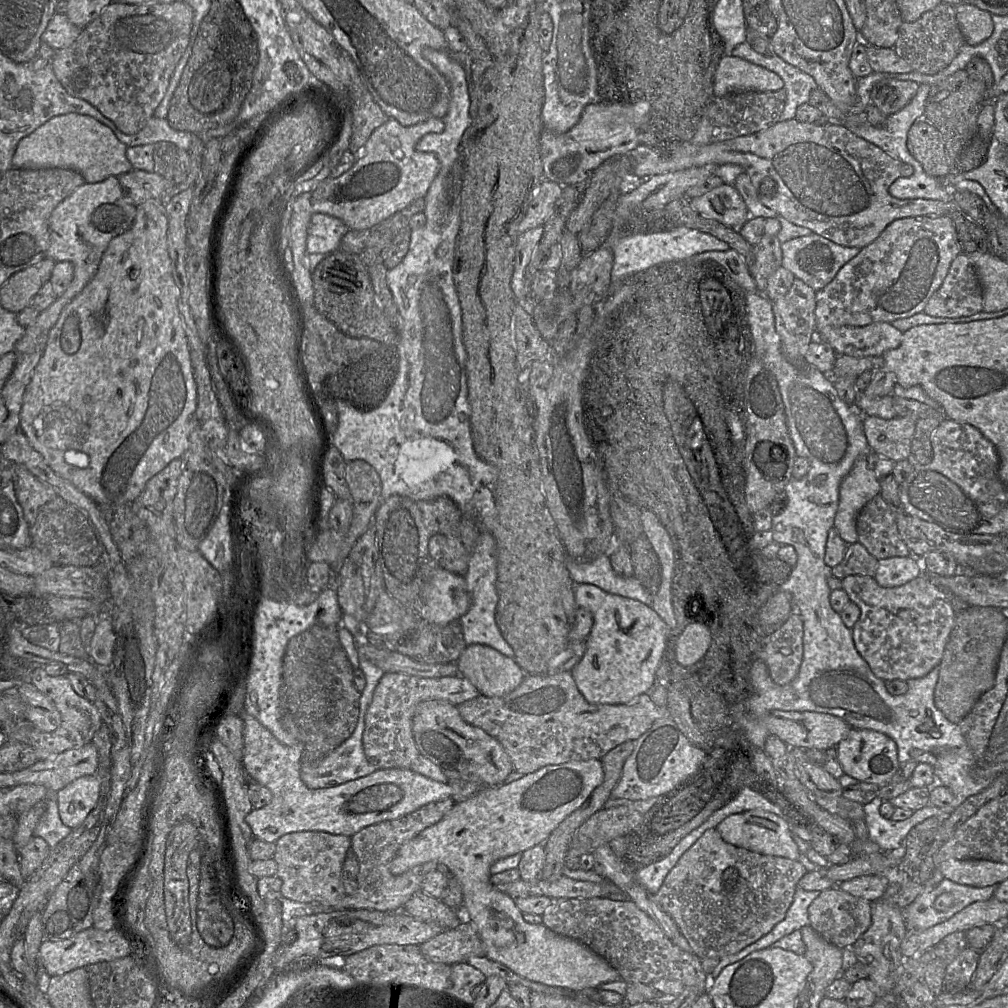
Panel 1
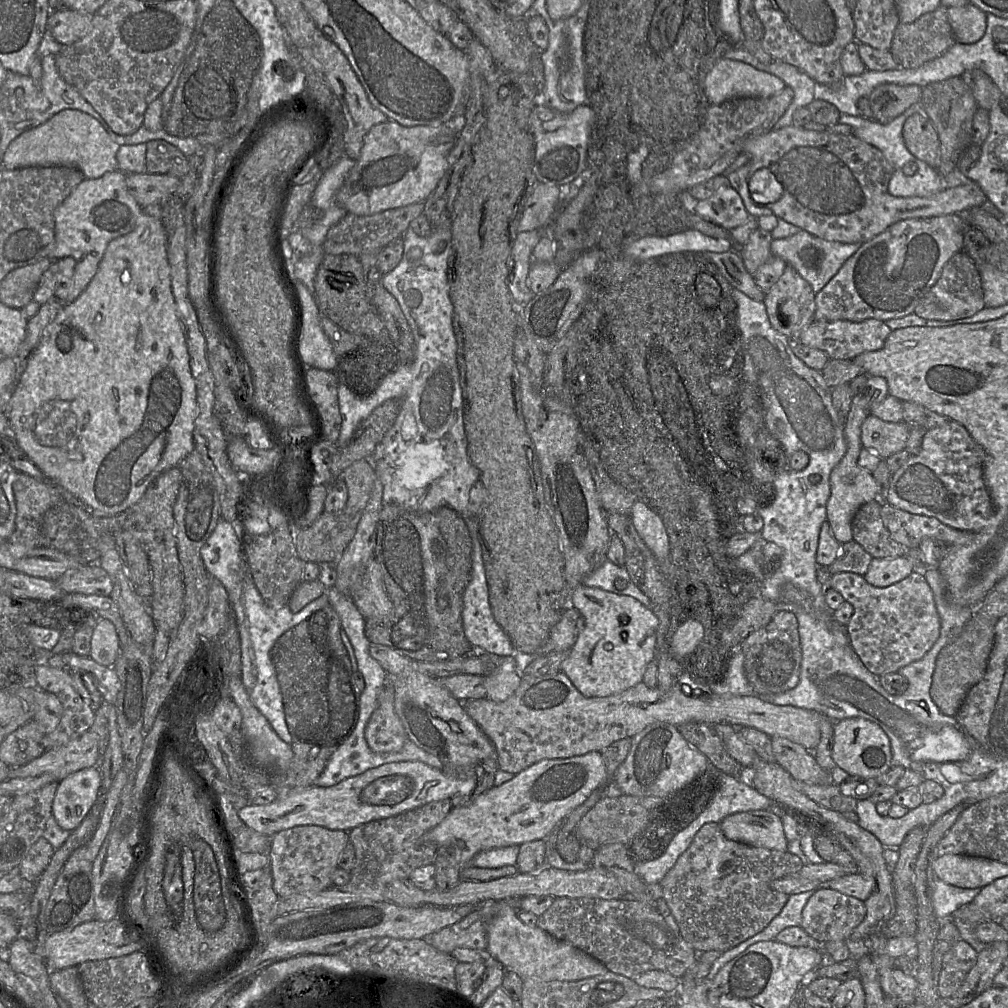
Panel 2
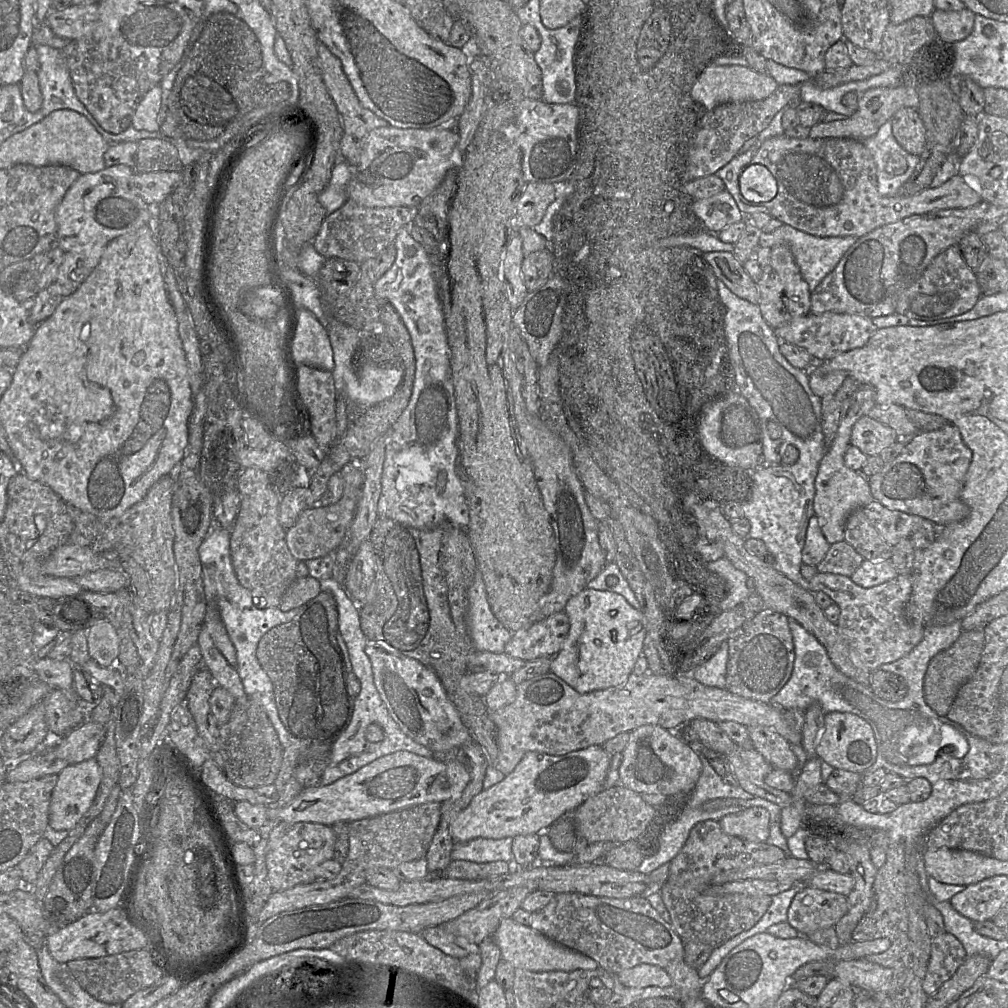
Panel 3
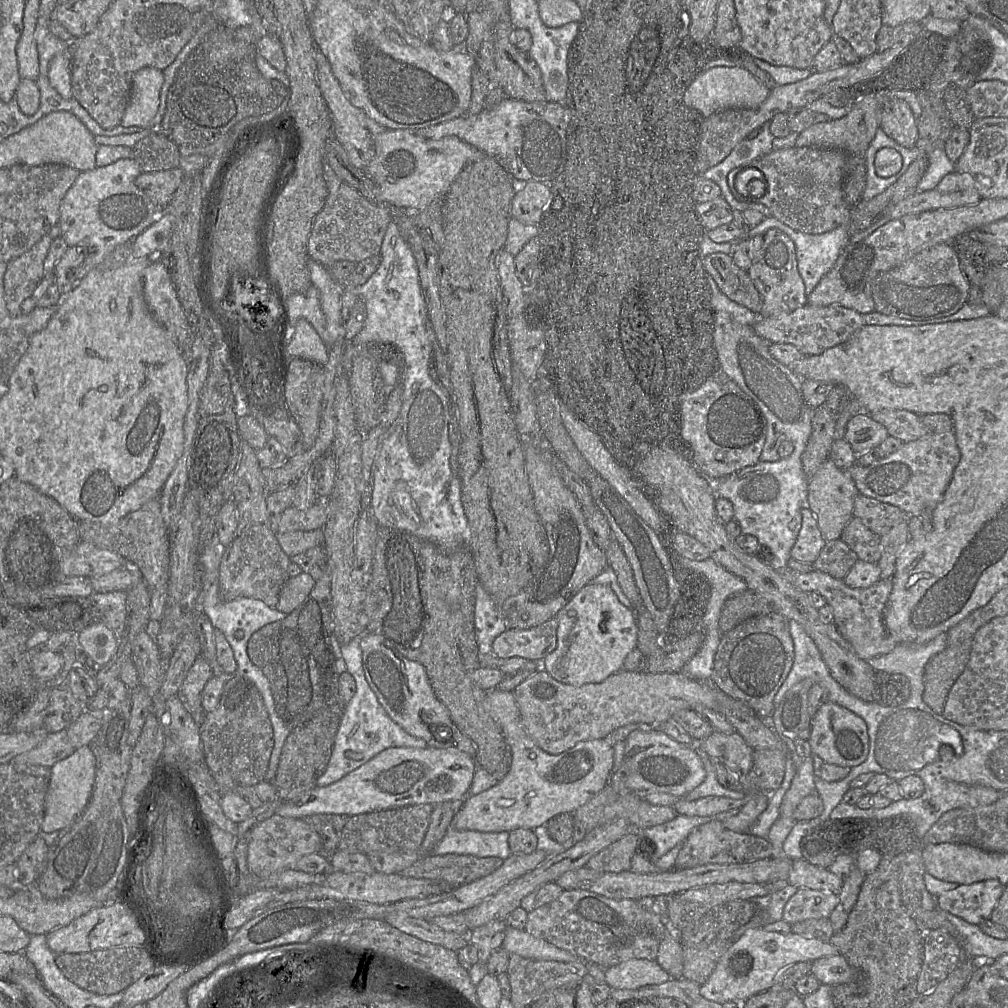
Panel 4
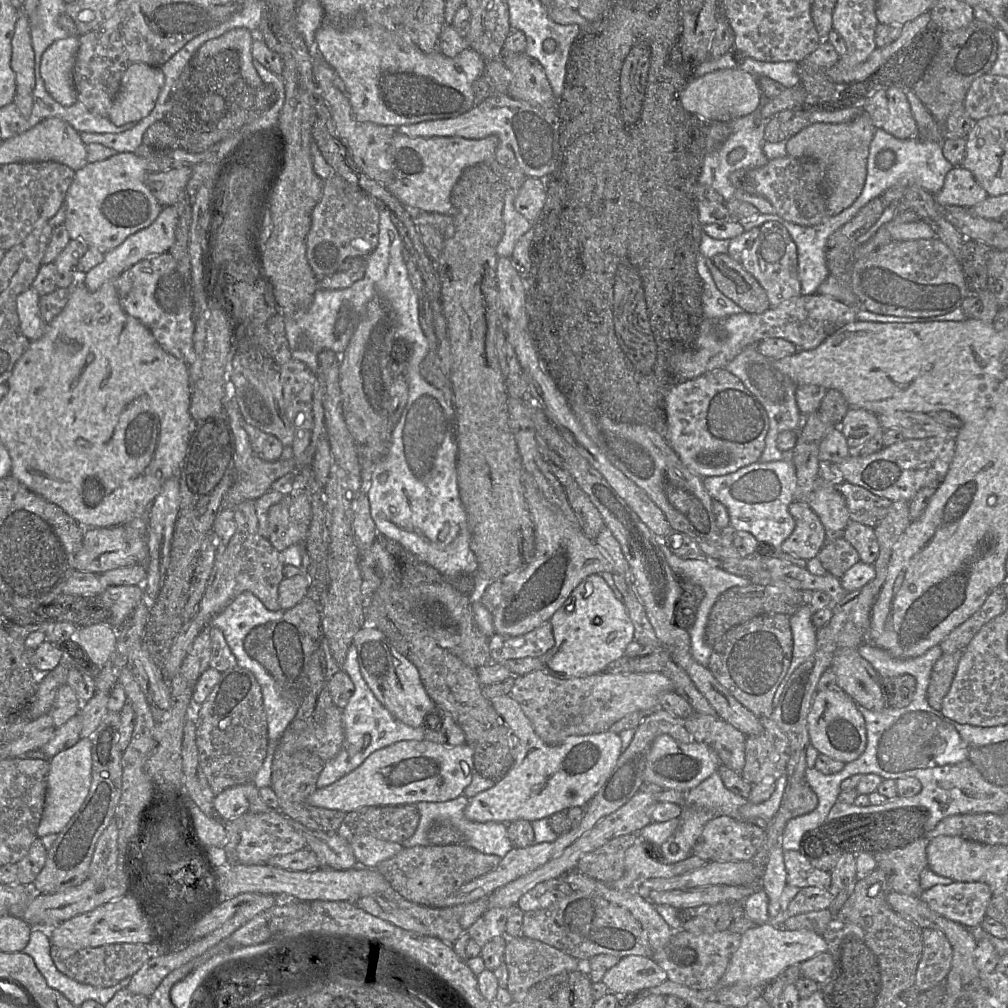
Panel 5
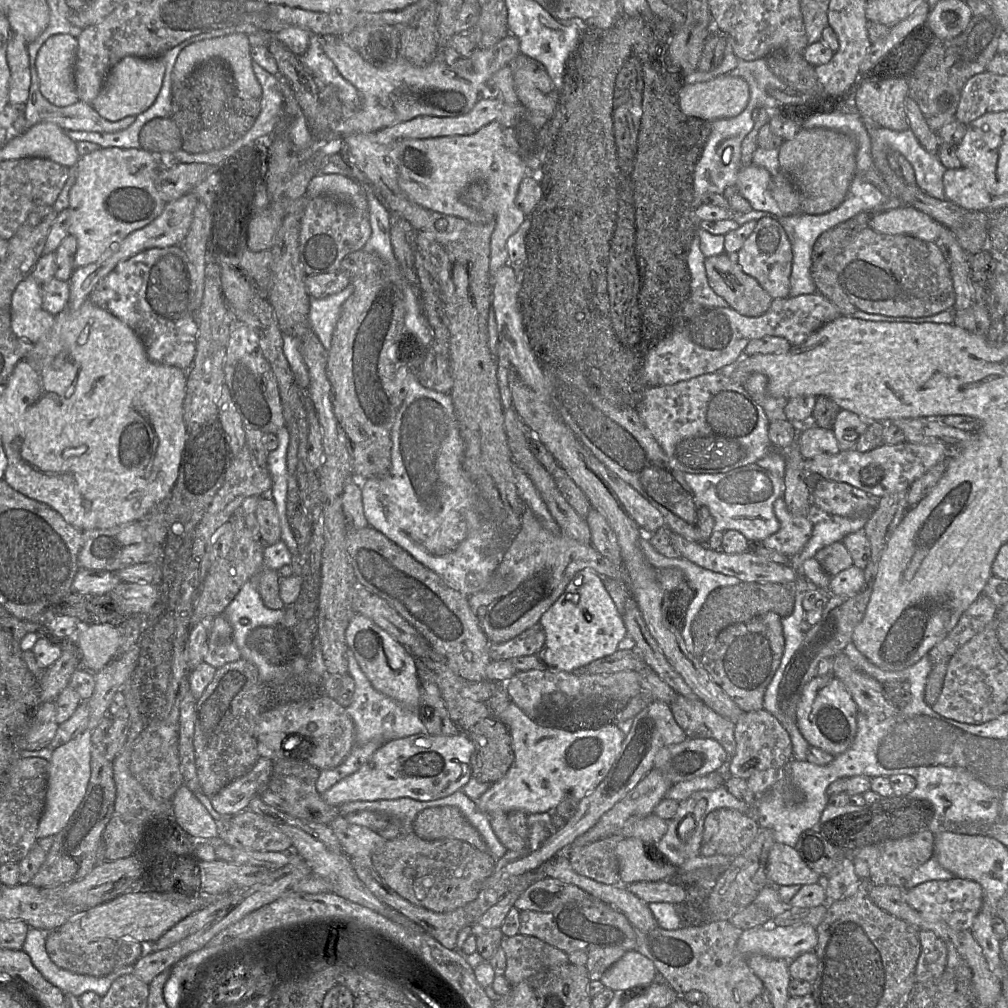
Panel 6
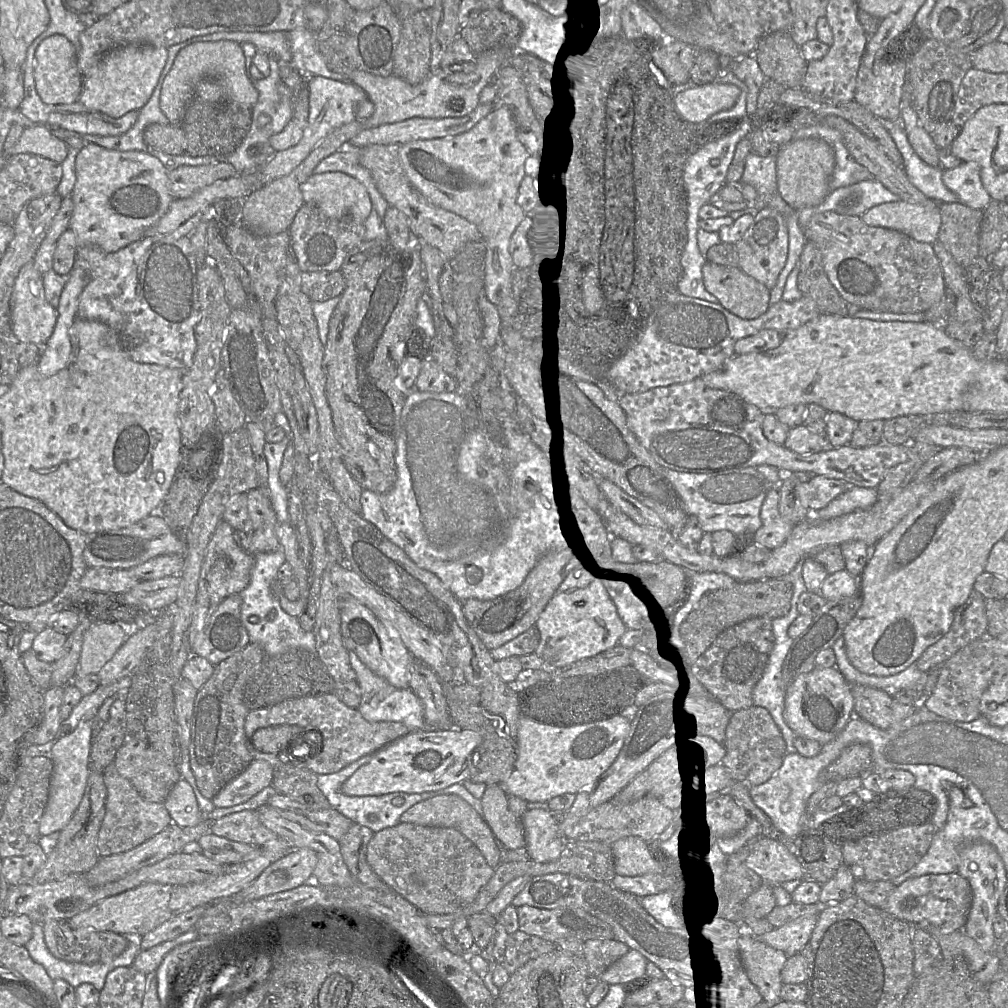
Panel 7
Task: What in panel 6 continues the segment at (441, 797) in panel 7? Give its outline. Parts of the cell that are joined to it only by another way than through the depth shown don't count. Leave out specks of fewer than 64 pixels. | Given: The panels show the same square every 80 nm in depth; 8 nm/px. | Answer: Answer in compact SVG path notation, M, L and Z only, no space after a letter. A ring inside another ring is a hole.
M438 806L422 810L413 822L413 830L423 840L458 839L482 852L489 852L479 832L454 806Z

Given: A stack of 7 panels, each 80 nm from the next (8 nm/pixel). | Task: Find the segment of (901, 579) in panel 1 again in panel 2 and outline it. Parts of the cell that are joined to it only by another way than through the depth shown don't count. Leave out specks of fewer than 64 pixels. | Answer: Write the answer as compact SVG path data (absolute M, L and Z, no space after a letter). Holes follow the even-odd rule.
M906 556L895 559L872 559L863 576L872 586L884 588L908 577L913 572L913 562Z

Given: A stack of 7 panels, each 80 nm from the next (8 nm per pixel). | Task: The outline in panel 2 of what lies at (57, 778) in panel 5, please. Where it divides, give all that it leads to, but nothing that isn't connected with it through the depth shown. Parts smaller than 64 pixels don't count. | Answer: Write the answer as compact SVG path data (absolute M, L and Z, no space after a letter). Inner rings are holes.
M97 766L79 770L58 782L52 815L62 829L73 831L82 823L100 796L100 786Z

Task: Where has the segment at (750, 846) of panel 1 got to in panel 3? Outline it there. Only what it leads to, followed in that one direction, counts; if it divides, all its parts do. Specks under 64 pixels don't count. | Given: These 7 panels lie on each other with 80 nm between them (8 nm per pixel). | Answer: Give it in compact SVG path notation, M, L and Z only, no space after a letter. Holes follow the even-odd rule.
M759 806L746 808L719 821L726 834L751 842L767 842L770 822L768 810Z

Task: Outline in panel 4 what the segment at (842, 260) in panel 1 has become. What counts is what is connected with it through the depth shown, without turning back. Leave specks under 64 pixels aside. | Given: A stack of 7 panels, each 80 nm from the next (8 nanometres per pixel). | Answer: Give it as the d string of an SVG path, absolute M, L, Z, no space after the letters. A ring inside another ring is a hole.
M773 216L764 217L760 224L750 227L746 237L755 235L763 236L764 233L770 228L780 229L794 242L798 270L804 281L805 292L807 296L813 292L820 280L832 269L840 253L850 241L849 223L829 232L821 234L809 234L794 230Z

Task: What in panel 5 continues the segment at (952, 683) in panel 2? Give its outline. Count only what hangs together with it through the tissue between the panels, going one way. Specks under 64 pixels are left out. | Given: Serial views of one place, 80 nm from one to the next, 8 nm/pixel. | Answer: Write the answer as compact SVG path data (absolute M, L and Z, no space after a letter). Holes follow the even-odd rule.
M962 649L951 654L943 654L933 665L927 689L927 702L939 712L943 698L949 692L963 653Z

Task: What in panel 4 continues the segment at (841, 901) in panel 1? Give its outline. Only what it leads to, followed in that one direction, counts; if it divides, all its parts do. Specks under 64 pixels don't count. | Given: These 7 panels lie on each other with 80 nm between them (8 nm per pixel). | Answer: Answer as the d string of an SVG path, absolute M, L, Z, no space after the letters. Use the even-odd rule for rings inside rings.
M799 888L784 908L783 920L794 924L807 919L829 918L839 902L839 894Z

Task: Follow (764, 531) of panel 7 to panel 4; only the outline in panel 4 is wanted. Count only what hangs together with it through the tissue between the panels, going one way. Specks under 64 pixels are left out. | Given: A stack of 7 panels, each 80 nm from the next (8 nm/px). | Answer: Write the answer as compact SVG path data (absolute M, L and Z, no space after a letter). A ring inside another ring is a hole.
M805 507L801 513L802 526L791 549L791 557L801 562L813 564L826 545L826 540L811 509Z

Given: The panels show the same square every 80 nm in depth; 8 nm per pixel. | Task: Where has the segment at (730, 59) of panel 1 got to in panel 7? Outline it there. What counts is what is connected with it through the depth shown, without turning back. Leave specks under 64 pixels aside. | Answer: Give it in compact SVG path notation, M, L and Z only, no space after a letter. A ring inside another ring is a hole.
M711 82L680 91L674 106L683 119L698 123L731 109L739 95L740 89L733 84Z

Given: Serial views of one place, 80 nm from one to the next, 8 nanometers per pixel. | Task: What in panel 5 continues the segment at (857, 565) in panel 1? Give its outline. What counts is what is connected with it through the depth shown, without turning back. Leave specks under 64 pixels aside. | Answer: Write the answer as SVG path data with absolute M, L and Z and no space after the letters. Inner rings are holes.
M842 537L826 542L817 558L827 573L839 579L860 561L856 549Z

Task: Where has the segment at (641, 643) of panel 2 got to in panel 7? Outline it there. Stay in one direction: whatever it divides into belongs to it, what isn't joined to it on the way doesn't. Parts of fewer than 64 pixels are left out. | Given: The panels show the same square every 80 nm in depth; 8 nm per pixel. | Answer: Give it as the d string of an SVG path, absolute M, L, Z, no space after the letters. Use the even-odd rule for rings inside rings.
M574 566L569 570L556 593L540 614L535 626L541 635L535 654L543 660L545 668L563 667L612 649L618 645L620 637L627 629L612 602L605 595L594 569L589 566Z

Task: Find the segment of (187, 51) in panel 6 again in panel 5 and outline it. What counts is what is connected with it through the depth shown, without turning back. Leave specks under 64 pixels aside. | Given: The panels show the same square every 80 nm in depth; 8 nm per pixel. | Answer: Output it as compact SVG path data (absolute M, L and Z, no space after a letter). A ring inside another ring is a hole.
M236 28L222 36L205 42L193 58L207 58L227 49L236 50L240 55L241 73L248 84L259 87L262 85L254 67L251 48L254 40L251 31L246 28Z

